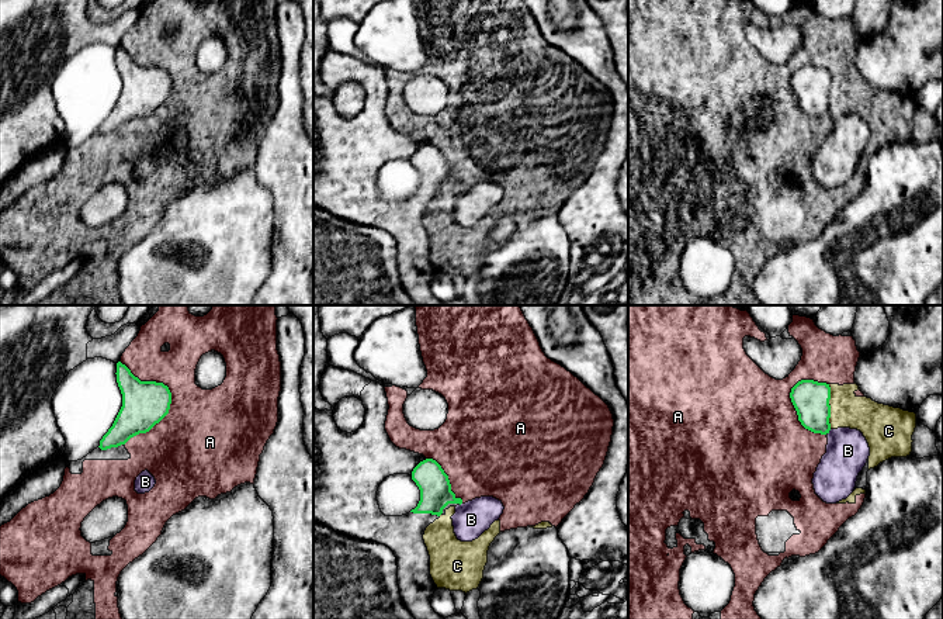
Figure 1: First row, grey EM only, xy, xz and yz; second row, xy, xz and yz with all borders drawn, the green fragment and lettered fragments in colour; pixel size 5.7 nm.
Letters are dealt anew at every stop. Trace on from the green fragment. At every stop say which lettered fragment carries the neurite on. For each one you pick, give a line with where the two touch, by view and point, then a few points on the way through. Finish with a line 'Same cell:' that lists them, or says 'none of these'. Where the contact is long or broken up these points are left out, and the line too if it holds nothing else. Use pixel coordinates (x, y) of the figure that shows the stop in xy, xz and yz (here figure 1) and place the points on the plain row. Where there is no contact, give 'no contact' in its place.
B: meets green in yz at (828, 117); runs through yz (810, 83), (814, 101), (828, 117), (848, 135)
Same cell: B

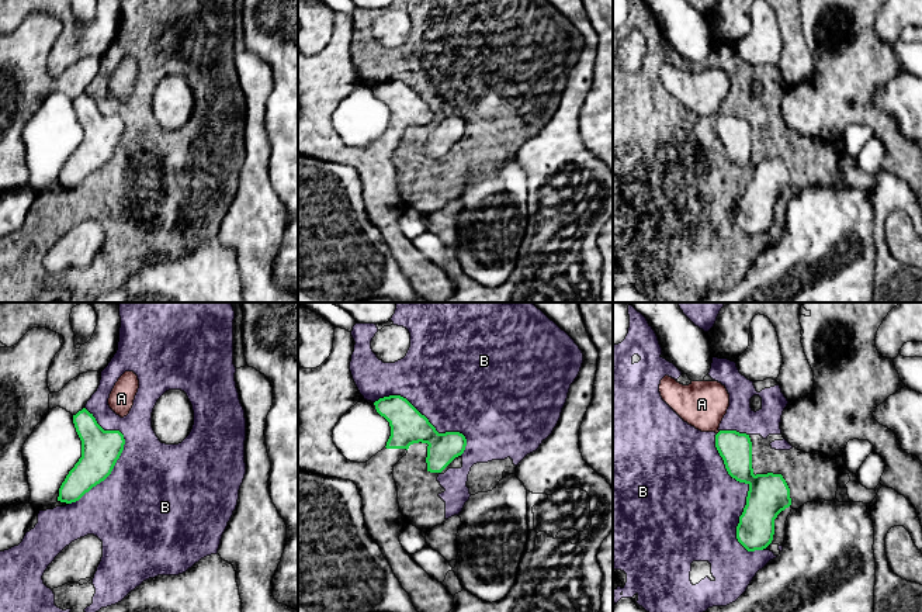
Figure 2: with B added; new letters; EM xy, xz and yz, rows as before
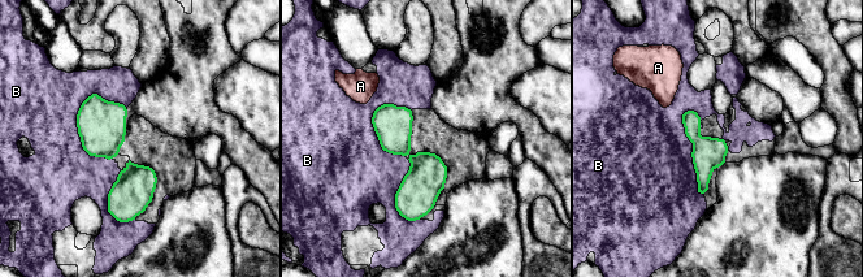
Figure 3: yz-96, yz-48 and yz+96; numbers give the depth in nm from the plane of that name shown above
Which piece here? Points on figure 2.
A: meets green in yz at (718, 117); runs through yz (735, 134), (718, 117), (707, 104), (702, 89)
Same cell: A

